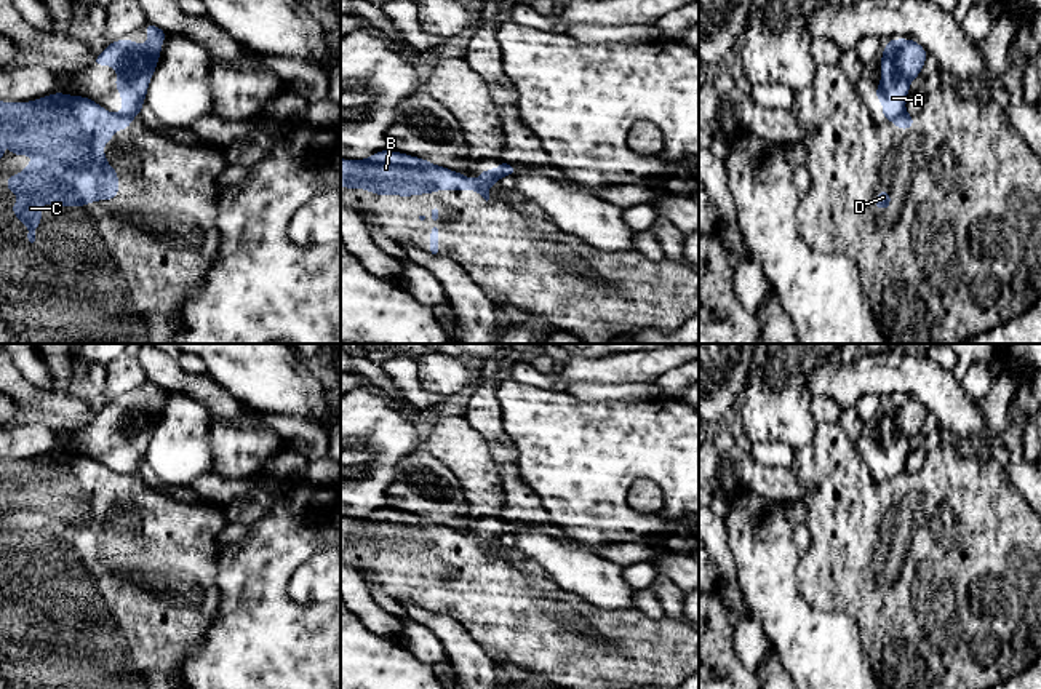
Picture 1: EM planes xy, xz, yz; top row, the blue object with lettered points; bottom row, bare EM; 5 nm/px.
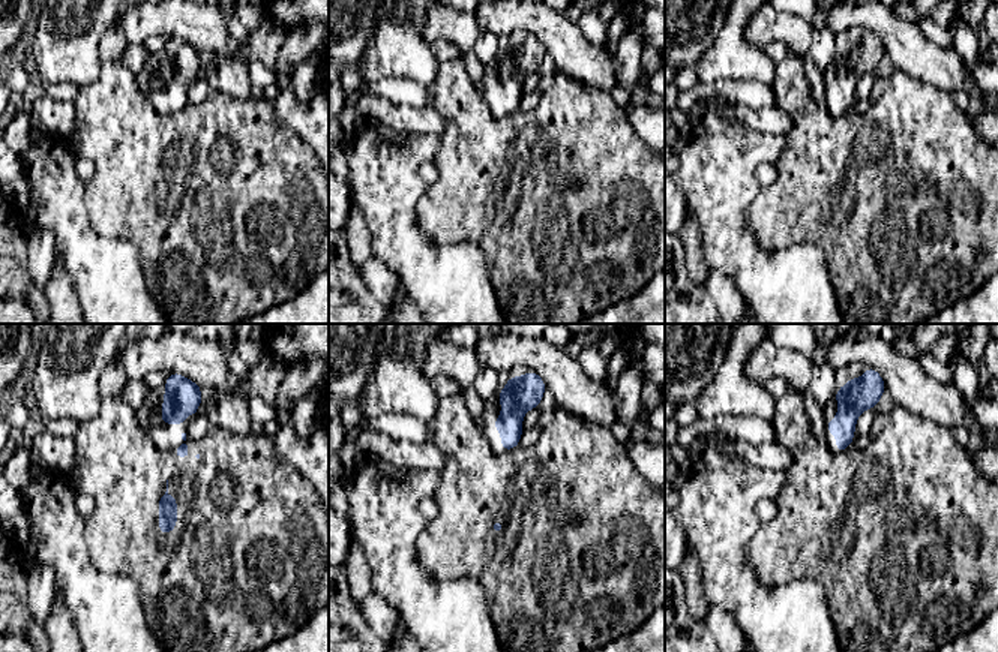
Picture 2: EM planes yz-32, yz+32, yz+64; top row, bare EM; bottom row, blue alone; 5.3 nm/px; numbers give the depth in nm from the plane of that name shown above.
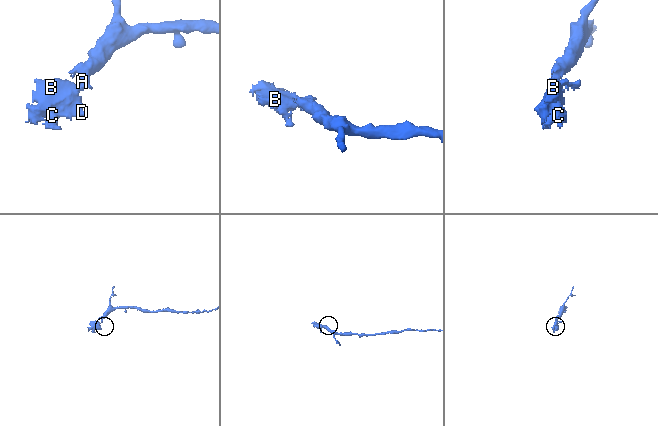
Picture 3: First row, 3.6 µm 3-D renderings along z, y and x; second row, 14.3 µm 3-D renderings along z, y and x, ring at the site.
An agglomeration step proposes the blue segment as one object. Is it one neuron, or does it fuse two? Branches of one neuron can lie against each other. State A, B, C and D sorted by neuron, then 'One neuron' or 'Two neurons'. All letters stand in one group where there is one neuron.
Groups: A / B C D. Two neurons

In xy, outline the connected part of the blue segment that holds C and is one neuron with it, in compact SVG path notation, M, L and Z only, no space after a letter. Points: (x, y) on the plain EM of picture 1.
M54 451L30 460L0 459L0 520L3 520L3 486L10 486L10 512L34 513L35 518L22 526L21 532L11 532L3 540L11 552L21 556L10 569L16 572L27 587L27 596L35 599L35 585L42 582L42 561L51 564L82 564L88 560L117 558L118 532L110 526L102 504L112 499L117 488L128 488L131 476L107 470L104 465L83 454Z

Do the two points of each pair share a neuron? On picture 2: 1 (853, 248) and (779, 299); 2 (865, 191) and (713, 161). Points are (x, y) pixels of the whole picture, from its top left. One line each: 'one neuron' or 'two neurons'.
1: two neurons
2: two neurons

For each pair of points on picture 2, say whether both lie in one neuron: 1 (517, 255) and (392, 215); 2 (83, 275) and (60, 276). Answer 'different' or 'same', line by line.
1: different
2: different

